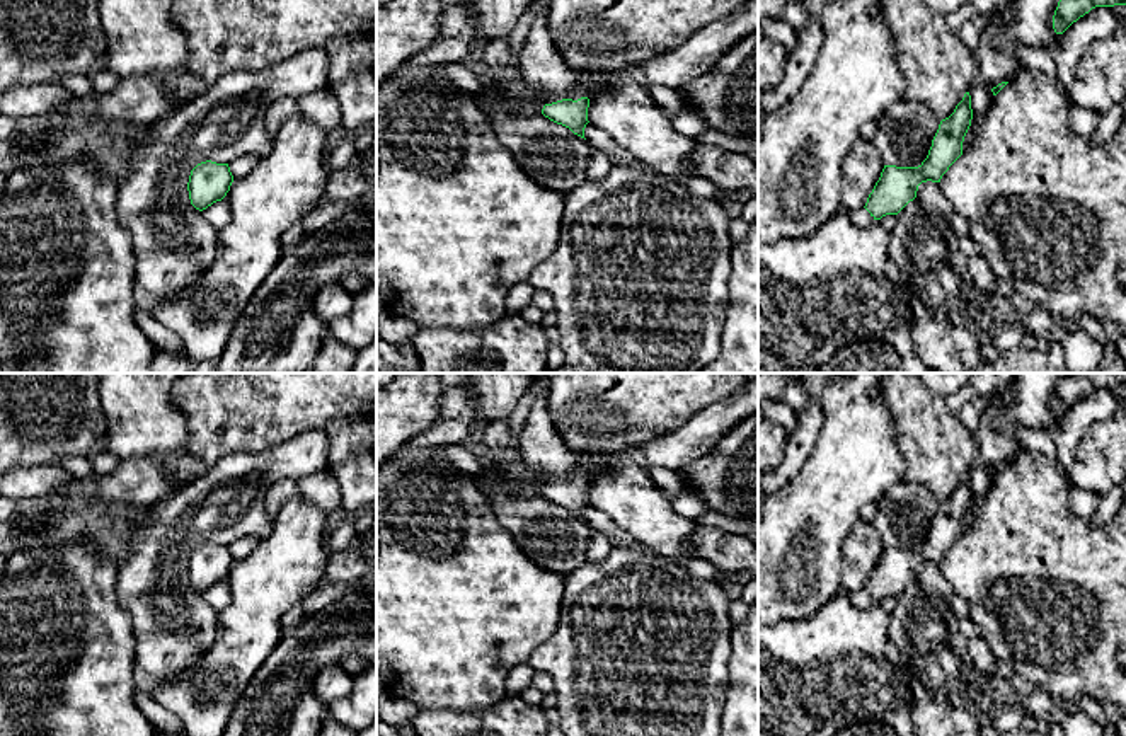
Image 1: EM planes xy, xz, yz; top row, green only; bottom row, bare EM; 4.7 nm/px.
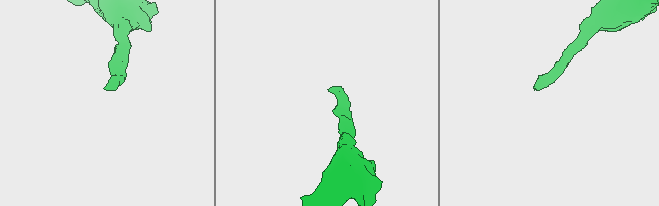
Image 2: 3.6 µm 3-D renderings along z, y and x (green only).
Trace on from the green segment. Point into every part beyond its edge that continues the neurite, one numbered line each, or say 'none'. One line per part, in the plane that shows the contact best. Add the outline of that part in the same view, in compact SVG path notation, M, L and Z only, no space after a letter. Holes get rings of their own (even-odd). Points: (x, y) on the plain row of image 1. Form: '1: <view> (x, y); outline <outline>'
1: xz (540, 445); outline M547 394L535 399L516 440L521 460L538 472L545 486L562 480L577 482L584 479L576 469L579 457L567 448L555 429L547 407Z

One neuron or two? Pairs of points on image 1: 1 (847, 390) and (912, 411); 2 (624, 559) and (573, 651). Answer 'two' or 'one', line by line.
1: two
2: one

